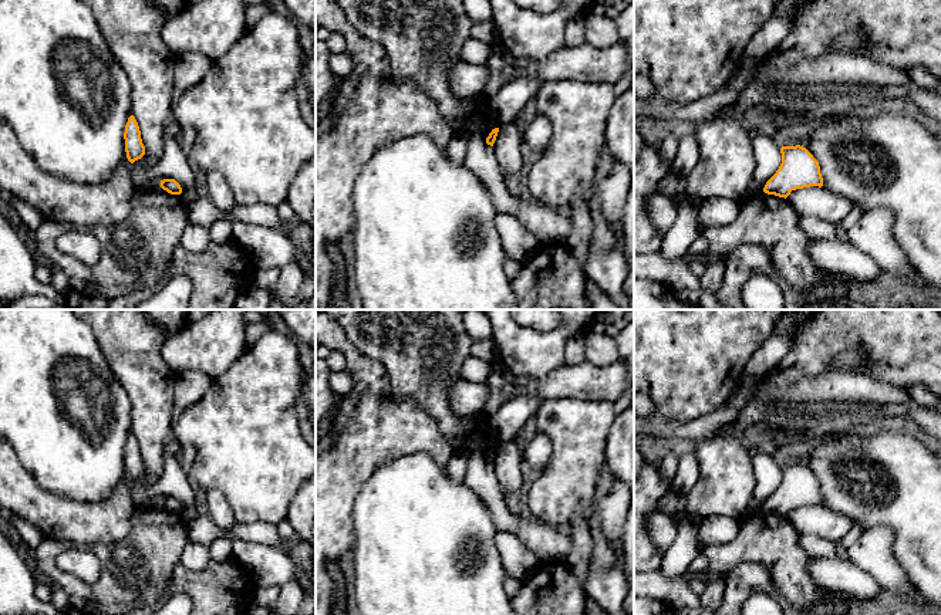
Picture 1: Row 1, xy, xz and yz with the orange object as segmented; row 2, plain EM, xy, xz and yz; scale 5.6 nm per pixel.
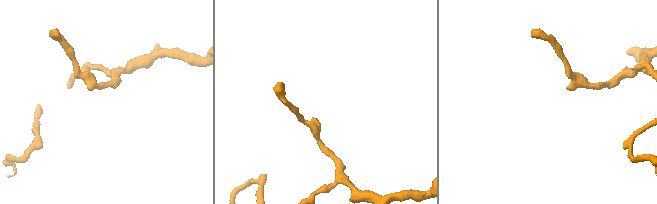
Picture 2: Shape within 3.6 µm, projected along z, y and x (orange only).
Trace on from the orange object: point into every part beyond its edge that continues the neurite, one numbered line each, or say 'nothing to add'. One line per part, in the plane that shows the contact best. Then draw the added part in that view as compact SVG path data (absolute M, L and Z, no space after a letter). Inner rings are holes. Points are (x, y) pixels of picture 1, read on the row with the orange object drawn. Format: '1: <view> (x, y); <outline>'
nothing to add

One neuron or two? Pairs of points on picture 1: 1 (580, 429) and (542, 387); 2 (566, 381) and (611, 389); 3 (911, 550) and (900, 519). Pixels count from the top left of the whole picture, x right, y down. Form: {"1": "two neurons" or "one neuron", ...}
{"1": "two neurons", "2": "one neuron", "3": "one neuron"}

